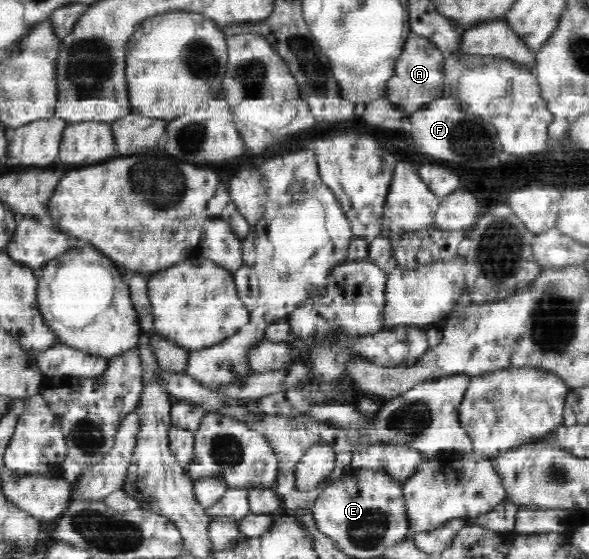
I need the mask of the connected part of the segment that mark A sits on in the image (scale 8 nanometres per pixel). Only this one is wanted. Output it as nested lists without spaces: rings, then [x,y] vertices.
[[[415,32],[410,33],[398,57],[394,76],[388,81],[386,96],[404,112],[420,110],[424,104],[440,97],[444,90],[444,75],[448,74],[445,59],[445,55],[434,40]]]

